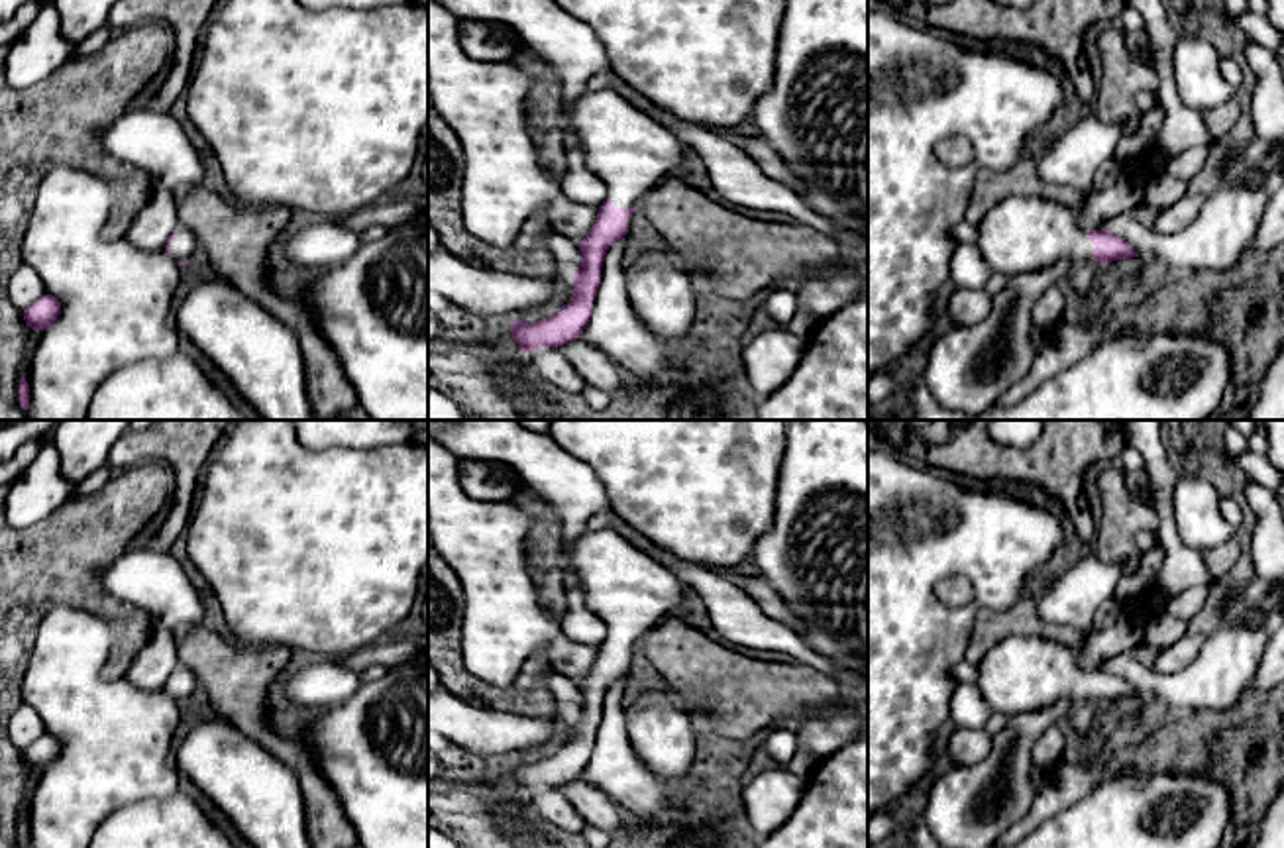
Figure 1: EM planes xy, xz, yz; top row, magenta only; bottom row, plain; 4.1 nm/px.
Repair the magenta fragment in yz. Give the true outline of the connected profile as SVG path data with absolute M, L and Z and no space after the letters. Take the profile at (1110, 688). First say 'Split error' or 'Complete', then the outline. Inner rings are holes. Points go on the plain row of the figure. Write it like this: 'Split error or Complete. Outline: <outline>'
Split error. Outline: M1009 636L997 642L978 667L978 685L988 705L1005 715L1037 713L1068 699L1097 699L1101 705L1139 697L1107 669L1084 671L1070 646L1043 636Z

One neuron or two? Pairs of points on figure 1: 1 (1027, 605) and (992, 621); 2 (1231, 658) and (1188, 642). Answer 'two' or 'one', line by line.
1: one
2: two

